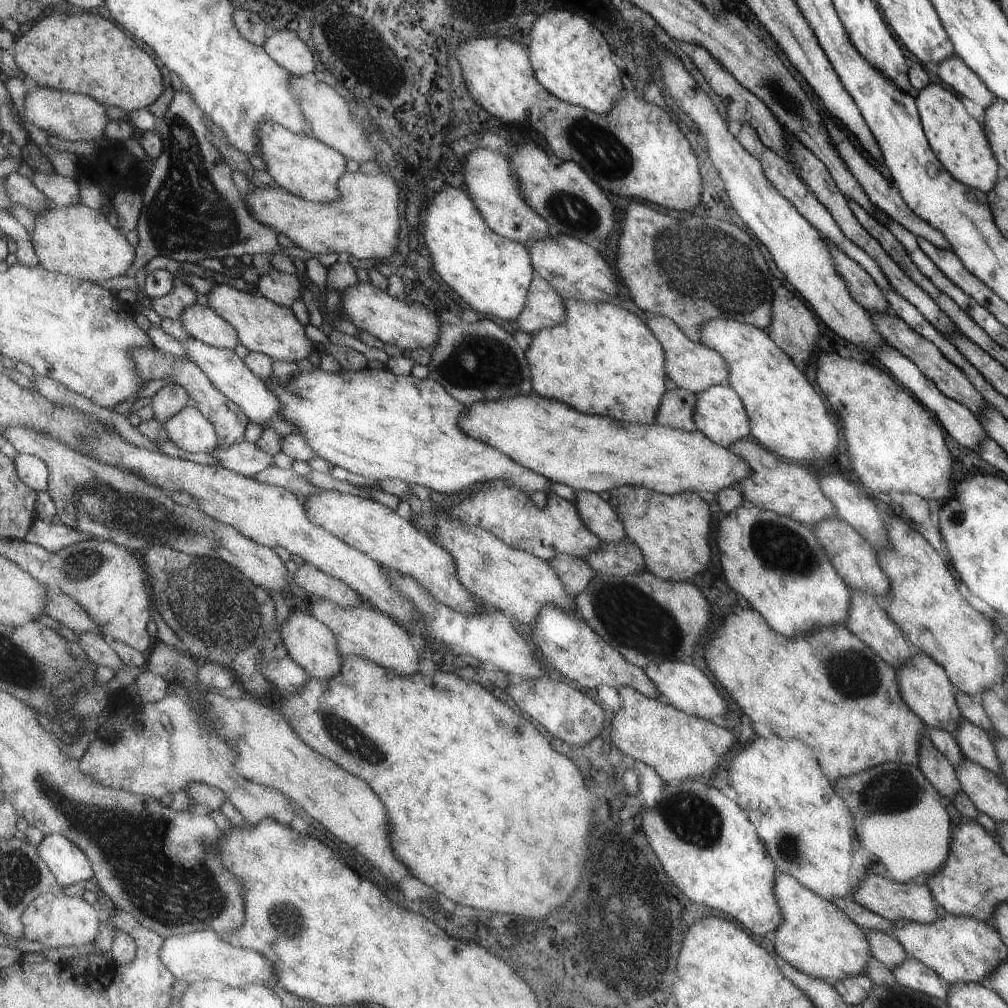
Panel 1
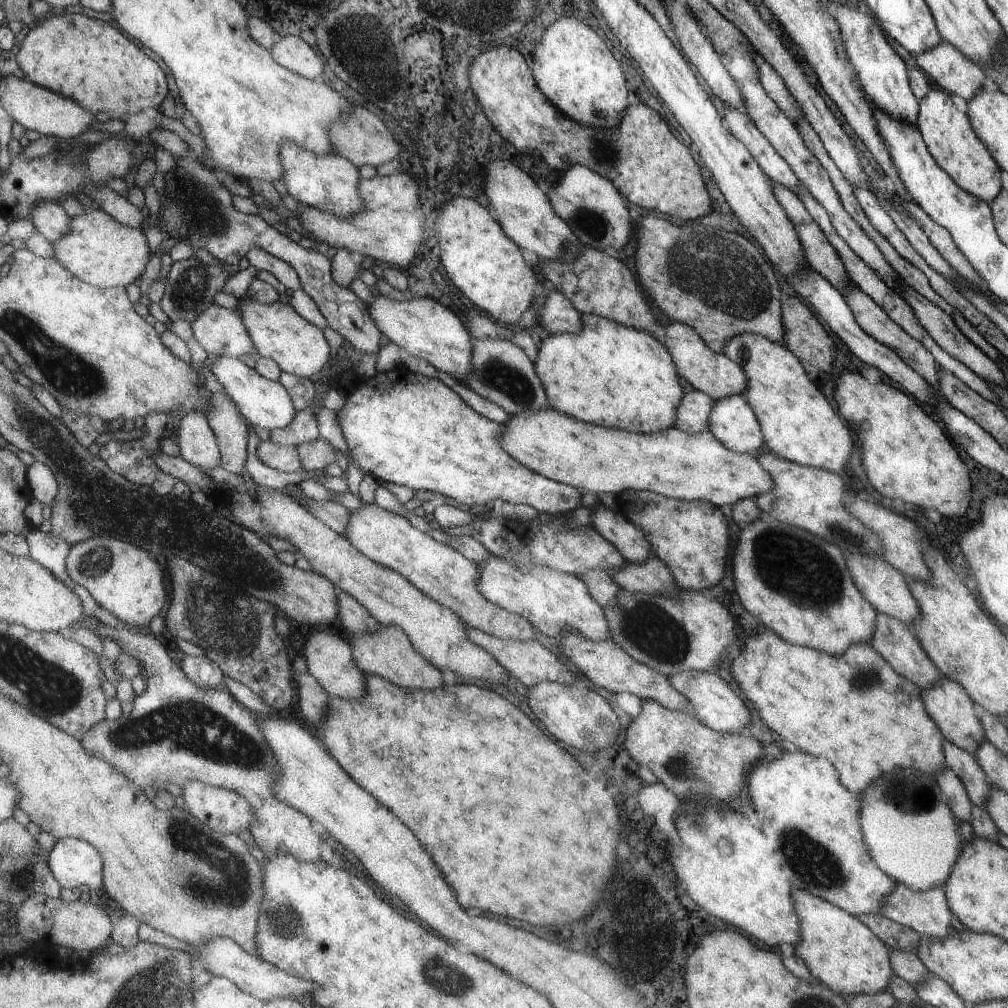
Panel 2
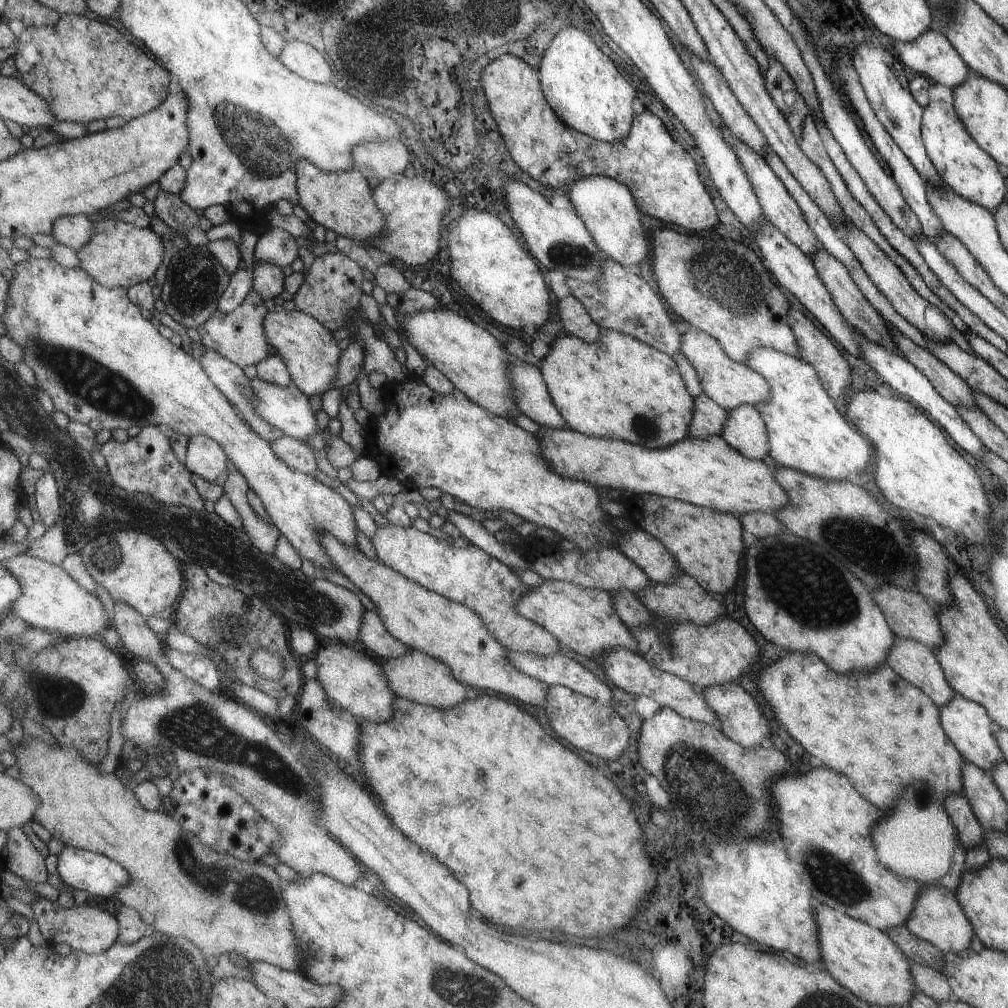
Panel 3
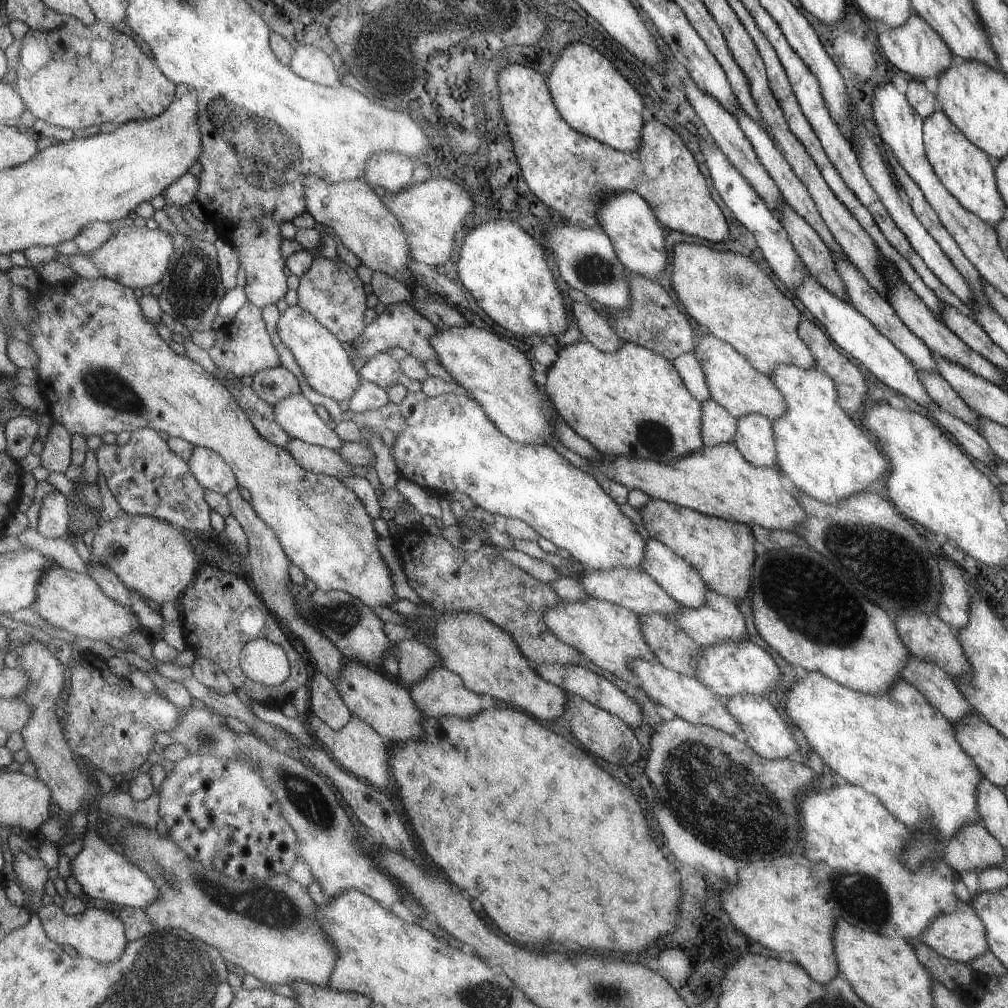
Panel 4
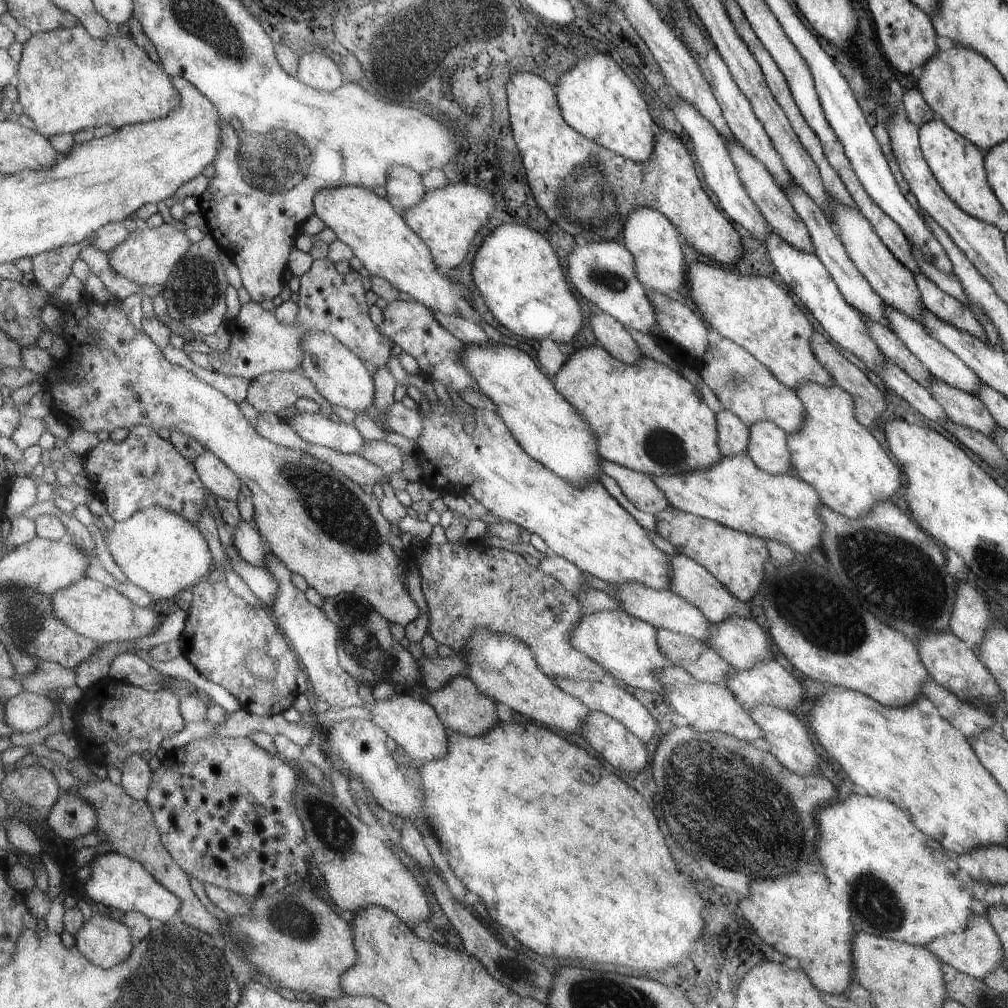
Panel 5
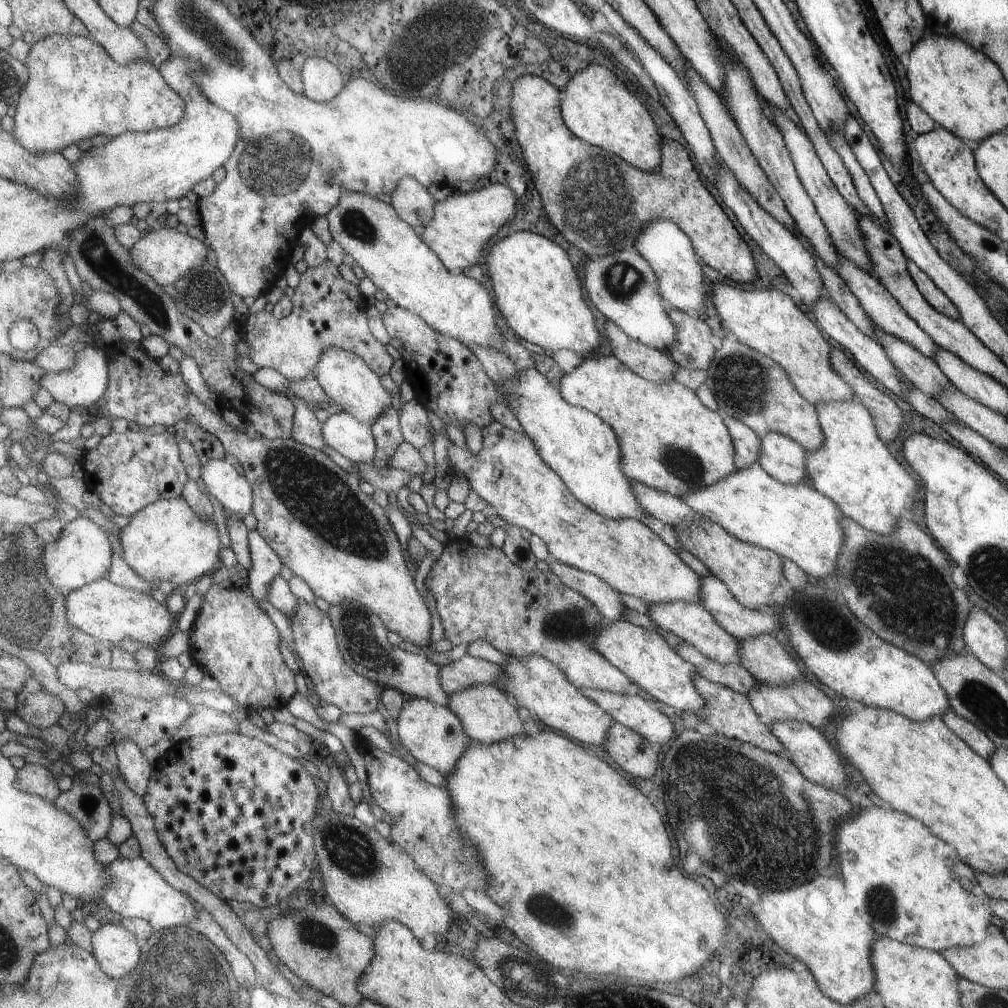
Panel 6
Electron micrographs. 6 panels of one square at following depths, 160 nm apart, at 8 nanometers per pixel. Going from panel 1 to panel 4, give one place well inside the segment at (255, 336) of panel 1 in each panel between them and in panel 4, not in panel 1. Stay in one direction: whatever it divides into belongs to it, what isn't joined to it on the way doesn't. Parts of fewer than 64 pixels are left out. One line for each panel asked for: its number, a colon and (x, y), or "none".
2: (278, 331)
3: (310, 351)
4: (327, 367)

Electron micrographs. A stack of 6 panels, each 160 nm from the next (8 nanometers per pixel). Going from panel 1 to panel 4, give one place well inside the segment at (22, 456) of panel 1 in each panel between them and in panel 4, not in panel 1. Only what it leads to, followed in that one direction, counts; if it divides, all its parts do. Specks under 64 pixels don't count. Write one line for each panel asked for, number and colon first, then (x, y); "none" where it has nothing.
2: (44, 483)
3: (47, 490)
4: (54, 515)

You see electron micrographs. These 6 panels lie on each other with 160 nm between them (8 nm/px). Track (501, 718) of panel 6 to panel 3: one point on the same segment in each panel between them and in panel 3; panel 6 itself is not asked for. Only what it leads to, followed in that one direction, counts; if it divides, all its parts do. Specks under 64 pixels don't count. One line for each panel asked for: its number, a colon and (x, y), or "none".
3: (417, 676)
4: (441, 693)
5: (463, 709)

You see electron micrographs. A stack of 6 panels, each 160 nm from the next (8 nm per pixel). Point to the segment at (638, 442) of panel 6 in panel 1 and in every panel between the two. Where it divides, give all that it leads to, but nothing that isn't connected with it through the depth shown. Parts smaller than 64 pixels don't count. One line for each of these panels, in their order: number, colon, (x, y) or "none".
1: (603, 360)
2: (608, 373)
3: (619, 386)
4: (632, 402)
5: (646, 417)

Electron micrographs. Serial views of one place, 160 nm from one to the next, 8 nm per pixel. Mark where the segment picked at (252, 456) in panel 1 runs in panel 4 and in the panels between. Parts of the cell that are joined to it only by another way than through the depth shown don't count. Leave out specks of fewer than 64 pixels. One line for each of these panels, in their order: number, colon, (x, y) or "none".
2: (283, 458)
3: (294, 452)
4: (316, 458)

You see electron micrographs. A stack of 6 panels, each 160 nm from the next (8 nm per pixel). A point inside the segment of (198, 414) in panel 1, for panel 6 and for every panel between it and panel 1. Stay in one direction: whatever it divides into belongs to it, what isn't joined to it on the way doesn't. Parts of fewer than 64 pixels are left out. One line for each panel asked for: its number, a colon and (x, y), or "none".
2: (199, 444)
3: (206, 457)
4: (213, 471)
5: (221, 480)
6: (233, 491)

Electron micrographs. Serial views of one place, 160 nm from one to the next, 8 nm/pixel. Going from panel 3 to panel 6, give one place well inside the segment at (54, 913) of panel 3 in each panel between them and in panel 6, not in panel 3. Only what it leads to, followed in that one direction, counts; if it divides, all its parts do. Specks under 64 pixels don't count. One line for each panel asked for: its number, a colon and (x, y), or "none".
4: (97, 934)
5: (106, 942)
6: (117, 949)

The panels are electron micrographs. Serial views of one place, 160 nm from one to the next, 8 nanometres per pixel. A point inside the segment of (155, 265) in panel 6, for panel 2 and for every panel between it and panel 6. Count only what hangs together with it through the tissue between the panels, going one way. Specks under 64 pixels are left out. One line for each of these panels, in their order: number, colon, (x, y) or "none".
2: (98, 249)
3: (119, 254)
4: (136, 257)
5: (148, 256)

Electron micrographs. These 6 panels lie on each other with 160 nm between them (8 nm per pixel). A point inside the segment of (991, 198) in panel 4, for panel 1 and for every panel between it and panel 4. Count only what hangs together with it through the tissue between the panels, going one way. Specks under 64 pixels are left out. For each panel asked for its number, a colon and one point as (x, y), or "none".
1: (957, 140)
2: (949, 137)
3: (967, 169)

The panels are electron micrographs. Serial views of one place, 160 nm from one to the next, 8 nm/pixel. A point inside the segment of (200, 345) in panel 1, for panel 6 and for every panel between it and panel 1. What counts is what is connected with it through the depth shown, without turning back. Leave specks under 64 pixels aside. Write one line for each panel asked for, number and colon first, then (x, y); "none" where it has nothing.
2: (266, 403)
3: (288, 408)
4: (297, 415)
5: (318, 429)
6: (353, 439)

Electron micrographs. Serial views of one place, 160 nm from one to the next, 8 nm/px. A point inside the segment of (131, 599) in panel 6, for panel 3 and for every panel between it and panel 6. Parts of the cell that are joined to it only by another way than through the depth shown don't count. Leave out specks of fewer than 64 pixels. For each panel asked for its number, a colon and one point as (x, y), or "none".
3: (51, 600)
4: (75, 602)
5: (89, 607)

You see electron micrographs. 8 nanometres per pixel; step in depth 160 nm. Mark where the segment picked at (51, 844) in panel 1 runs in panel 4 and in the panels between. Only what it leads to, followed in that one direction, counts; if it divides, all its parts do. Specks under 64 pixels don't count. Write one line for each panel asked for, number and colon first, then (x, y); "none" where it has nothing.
2: (75, 862)
3: (100, 875)
4: (104, 873)

